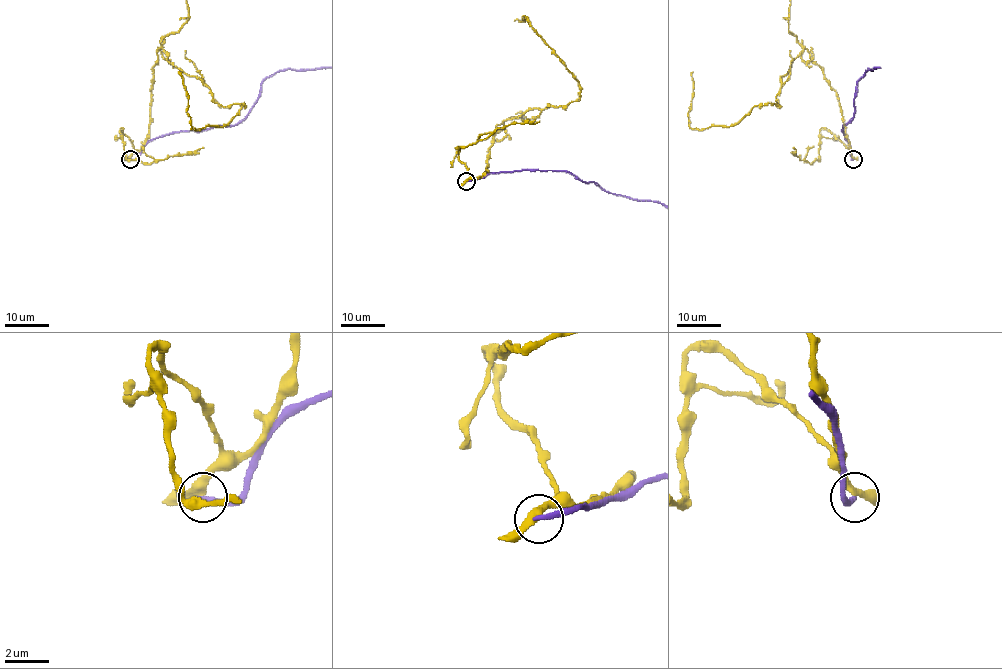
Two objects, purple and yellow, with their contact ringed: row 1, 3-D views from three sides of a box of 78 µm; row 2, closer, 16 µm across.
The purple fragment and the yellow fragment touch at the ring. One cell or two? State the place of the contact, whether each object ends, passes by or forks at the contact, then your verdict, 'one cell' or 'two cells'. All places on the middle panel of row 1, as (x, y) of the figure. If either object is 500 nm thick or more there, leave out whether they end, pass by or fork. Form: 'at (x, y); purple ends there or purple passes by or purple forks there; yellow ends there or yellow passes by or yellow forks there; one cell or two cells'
at (466, 181); purple ends there; yellow passes by; two cells

